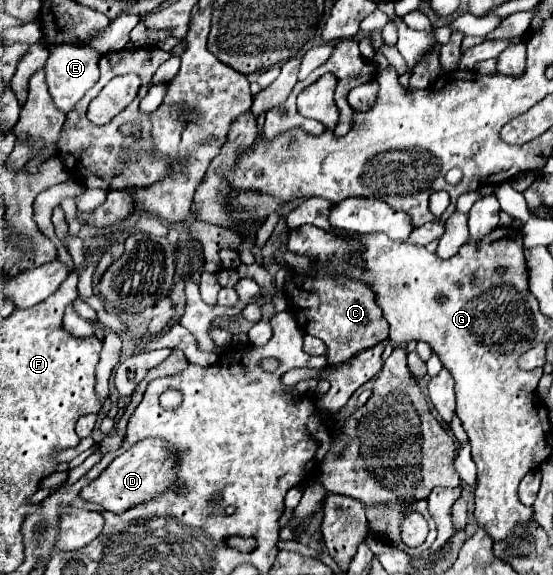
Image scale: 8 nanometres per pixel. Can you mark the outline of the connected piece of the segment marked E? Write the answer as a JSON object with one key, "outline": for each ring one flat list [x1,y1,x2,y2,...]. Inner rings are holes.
{"outline":[[52,46,50,48,50,58,46,60,46,86,50,90,52,102,68,114,74,110,78,100,96,84,98,80,98,52,90,50,88,46]]}

